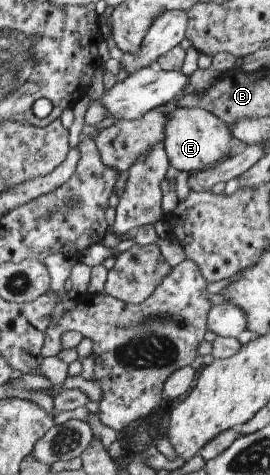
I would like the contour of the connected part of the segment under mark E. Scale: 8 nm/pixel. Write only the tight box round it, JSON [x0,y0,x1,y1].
[164,107,234,172]

